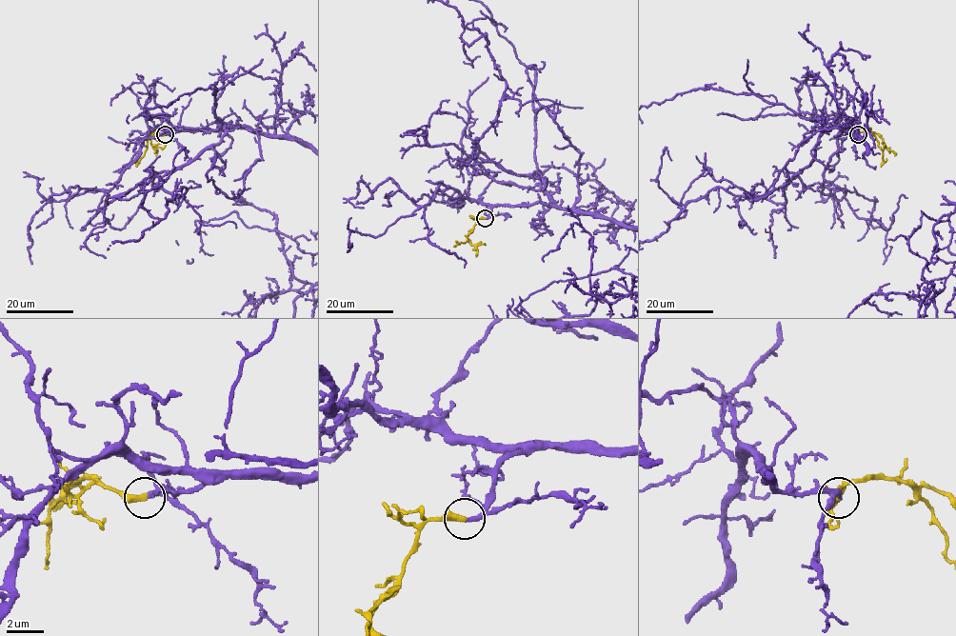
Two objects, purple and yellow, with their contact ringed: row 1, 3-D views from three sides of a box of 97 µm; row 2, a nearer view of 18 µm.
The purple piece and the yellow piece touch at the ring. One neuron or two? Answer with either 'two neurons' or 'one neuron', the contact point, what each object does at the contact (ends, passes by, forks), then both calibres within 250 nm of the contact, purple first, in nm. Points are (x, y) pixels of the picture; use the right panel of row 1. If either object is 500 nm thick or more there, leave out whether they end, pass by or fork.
one neuron | (858, 134) | purple ends | yellow ends | 300/380 nm

